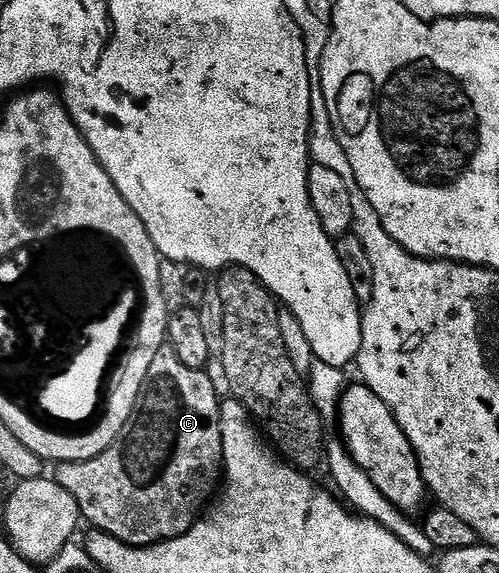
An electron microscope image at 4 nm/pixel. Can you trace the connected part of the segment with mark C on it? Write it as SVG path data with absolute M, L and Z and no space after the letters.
M170 346L159 348L153 357L153 362L149 365L149 374L145 374L145 382L141 386L133 414L129 418L129 422L125 422L121 434L117 434L115 441L101 454L97 454L93 458L65 460L56 467L59 469L53 472L53 479L65 490L69 490L70 494L73 494L73 498L77 500L77 506L80 507L82 519L86 523L91 523L92 529L109 534L134 548L148 548L150 544L160 544L185 534L195 524L195 521L200 519L201 513L208 507L212 497L216 495L223 476L223 447L221 446L221 430L219 429L221 396L215 393L215 384L206 376L207 374L204 369L185 366L185 362L181 362L181 358L177 358L177 354Z

